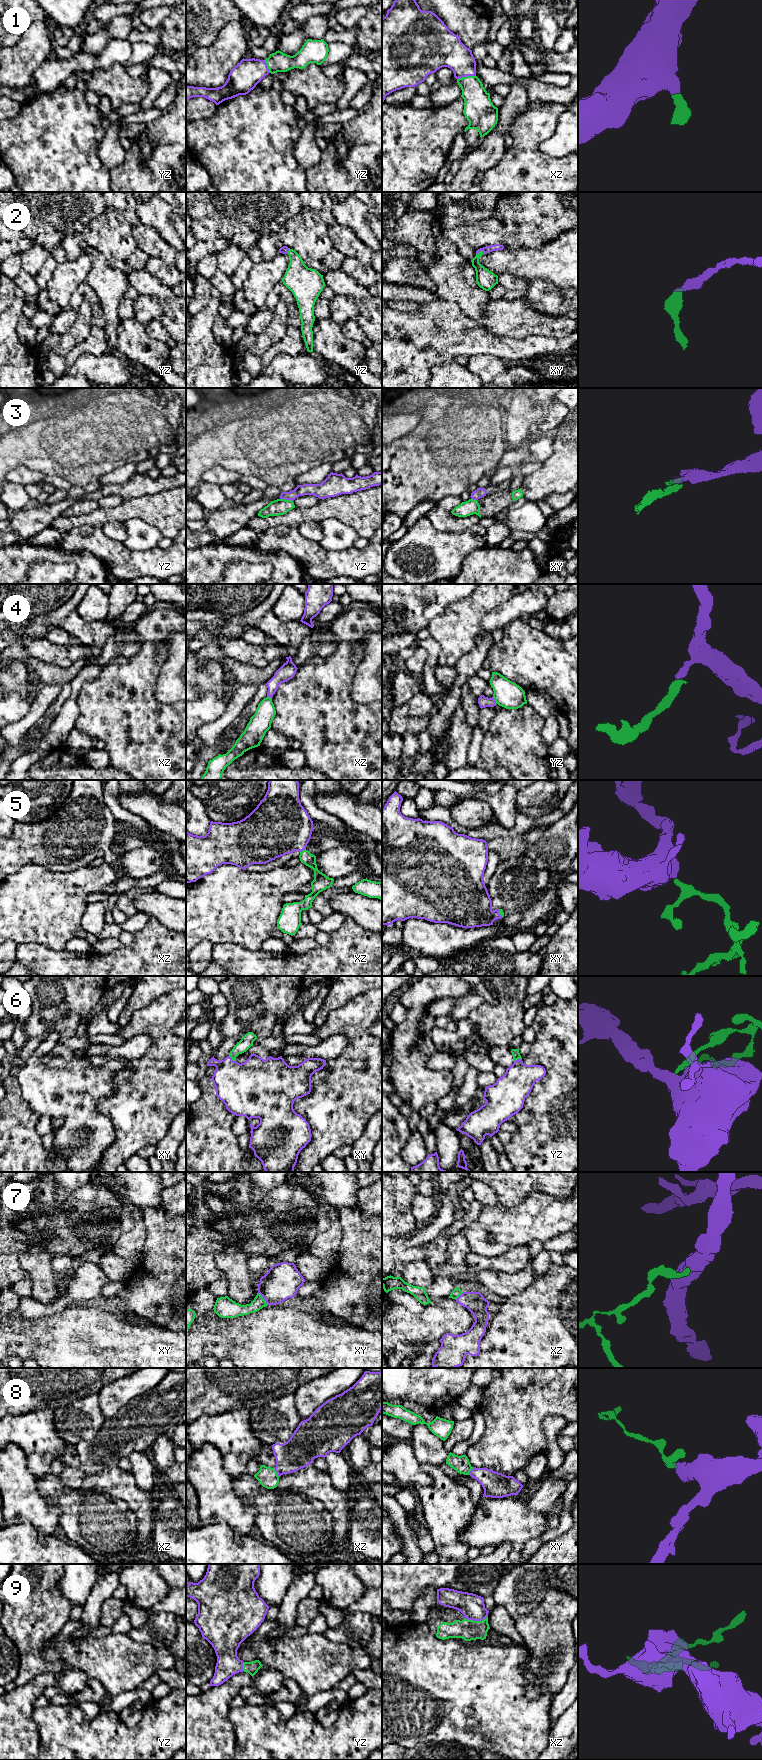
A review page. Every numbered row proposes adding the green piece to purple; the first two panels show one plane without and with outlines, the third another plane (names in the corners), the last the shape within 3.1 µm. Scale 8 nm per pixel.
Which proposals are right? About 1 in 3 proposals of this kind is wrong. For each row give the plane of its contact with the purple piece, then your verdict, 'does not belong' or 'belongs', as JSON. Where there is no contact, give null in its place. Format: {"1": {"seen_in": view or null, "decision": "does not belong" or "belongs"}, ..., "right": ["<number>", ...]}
{"1": {"seen_in": "xz", "decision": "belongs"}, "2": {"seen_in": "xy", "decision": "belongs"}, "3": {"seen_in": "yz", "decision": "does not belong"}, "4": {"seen_in": "yz", "decision": "belongs"}, "5": {"seen_in": "xz", "decision": "belongs"}, "6": {"seen_in": "xy", "decision": "belongs"}, "7": {"seen_in": "xy", "decision": "belongs"}, "8": {"seen_in": "xz", "decision": "belongs"}, "9": {"seen_in": "xz", "decision": "belongs"}, "right": ["1", "2", "4", "5", "6", "7", "8", "9"]}

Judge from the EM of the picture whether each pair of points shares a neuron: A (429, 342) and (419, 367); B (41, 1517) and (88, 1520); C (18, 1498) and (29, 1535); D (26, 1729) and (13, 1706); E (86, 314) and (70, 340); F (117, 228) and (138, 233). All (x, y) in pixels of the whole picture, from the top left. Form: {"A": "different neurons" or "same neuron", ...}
{"A": "same neuron", "B": "different neurons", "C": "different neurons", "D": "same neuron", "E": "same neuron", "F": "different neurons"}

